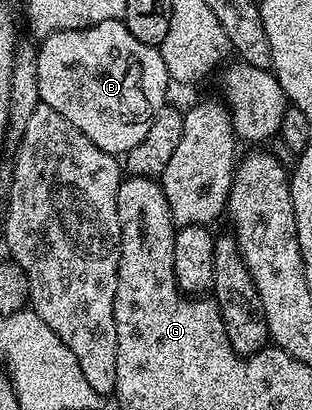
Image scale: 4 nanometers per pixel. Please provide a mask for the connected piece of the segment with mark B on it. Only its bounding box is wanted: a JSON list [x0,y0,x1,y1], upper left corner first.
[35,20,169,158]

